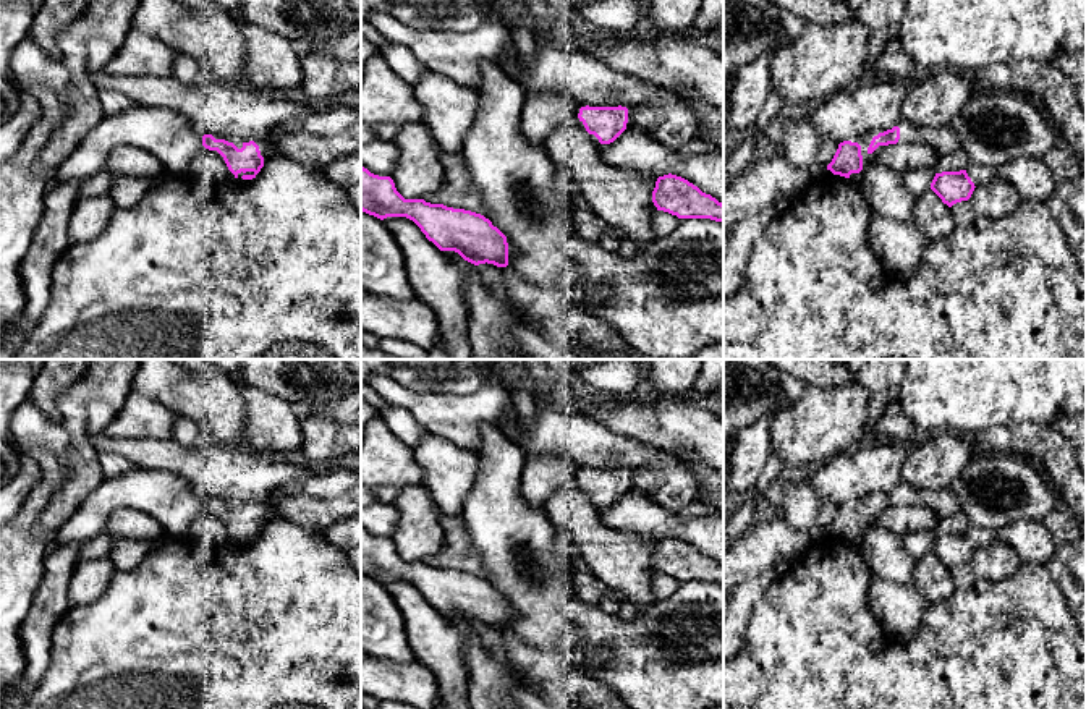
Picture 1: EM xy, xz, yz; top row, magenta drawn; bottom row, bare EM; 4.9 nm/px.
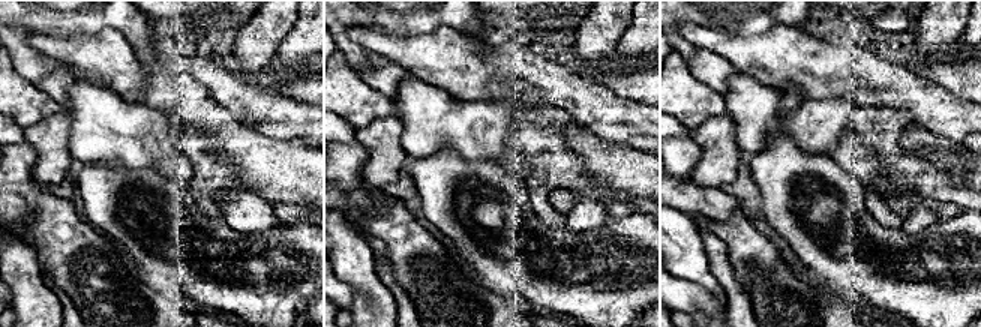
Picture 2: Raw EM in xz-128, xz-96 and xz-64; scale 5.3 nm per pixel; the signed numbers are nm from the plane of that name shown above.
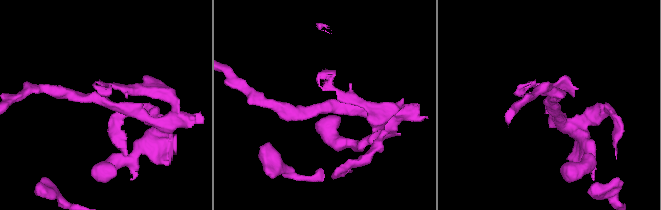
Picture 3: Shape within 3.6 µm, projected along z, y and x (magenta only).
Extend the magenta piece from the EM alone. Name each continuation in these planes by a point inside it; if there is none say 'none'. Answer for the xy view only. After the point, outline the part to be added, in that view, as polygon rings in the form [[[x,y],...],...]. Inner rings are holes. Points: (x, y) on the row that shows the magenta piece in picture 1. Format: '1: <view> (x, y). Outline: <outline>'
1: xy (264, 146). Outline: [[[214,136],[214,138],[233,142],[238,149],[241,149],[244,142],[254,141],[254,139],[223,138],[223,136]],[[254,141],[254,142],[259,146],[261,155],[264,157],[265,162],[270,157],[272,144],[269,141]]]

